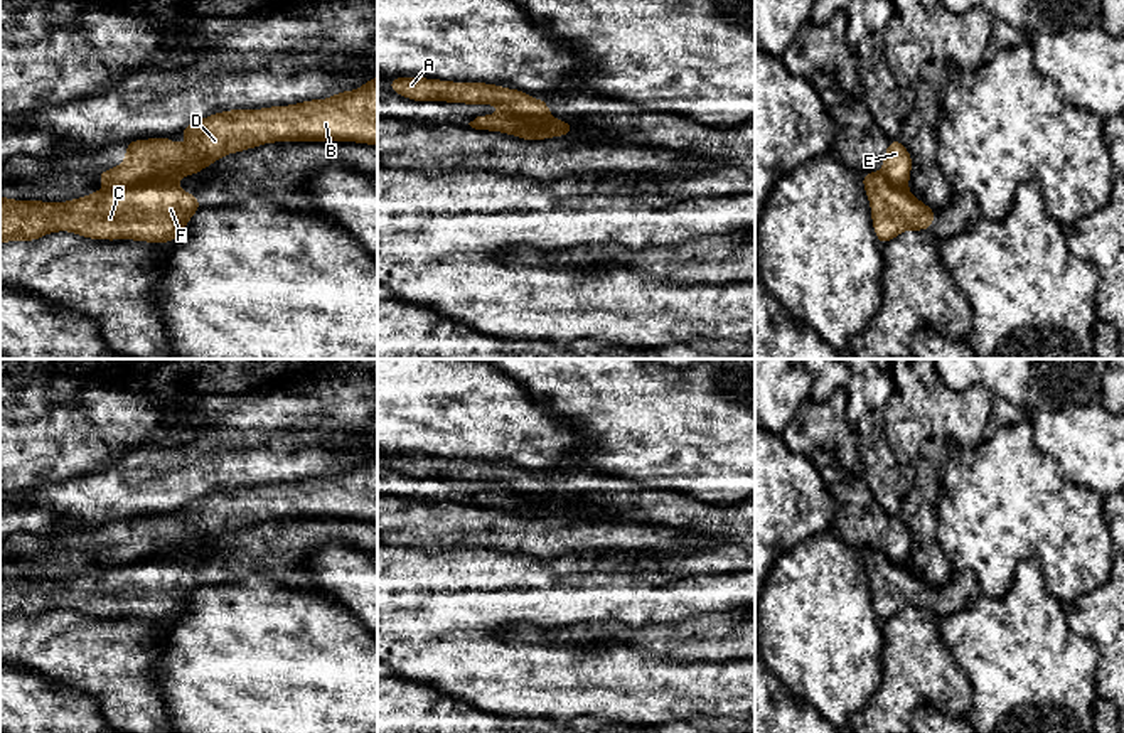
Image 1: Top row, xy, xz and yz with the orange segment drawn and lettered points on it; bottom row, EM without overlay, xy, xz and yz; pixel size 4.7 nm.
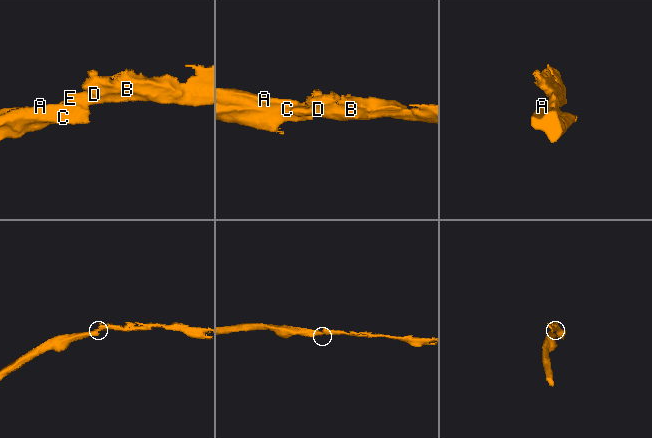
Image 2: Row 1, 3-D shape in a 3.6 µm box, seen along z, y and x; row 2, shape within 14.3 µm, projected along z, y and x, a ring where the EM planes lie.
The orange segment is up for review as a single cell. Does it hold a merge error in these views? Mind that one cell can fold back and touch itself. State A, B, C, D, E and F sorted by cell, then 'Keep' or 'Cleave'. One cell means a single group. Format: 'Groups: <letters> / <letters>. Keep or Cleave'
Groups: A C F / B D E. Cleave

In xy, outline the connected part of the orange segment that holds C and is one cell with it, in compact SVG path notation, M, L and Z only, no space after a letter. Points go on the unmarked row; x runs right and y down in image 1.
M175 556L110 564L67 580L15 578L0 573L0 622L19 617L37 618L59 608L88 617L131 617L163 622L184 612L189 597L199 586L202 583L197 573L180 566Z

